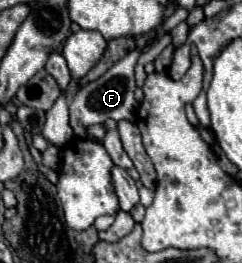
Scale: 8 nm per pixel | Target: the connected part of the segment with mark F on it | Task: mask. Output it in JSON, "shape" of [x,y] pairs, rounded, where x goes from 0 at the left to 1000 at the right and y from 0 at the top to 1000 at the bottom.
{"shape":[[[579,186],[570,194],[537,194],[512,224],[496,224],[479,247],[463,247],[413,300],[347,323],[339,338],[322,338],[322,354],[306,361],[298,392],[289,392],[289,483],[306,498],[314,521],[364,521],[355,490],[372,475],[397,468],[438,468],[446,452],[471,460],[554,460],[562,445],[562,376],[554,376],[554,338],[562,338],[562,308],[554,308],[554,255],[562,232],[579,217]]]}

